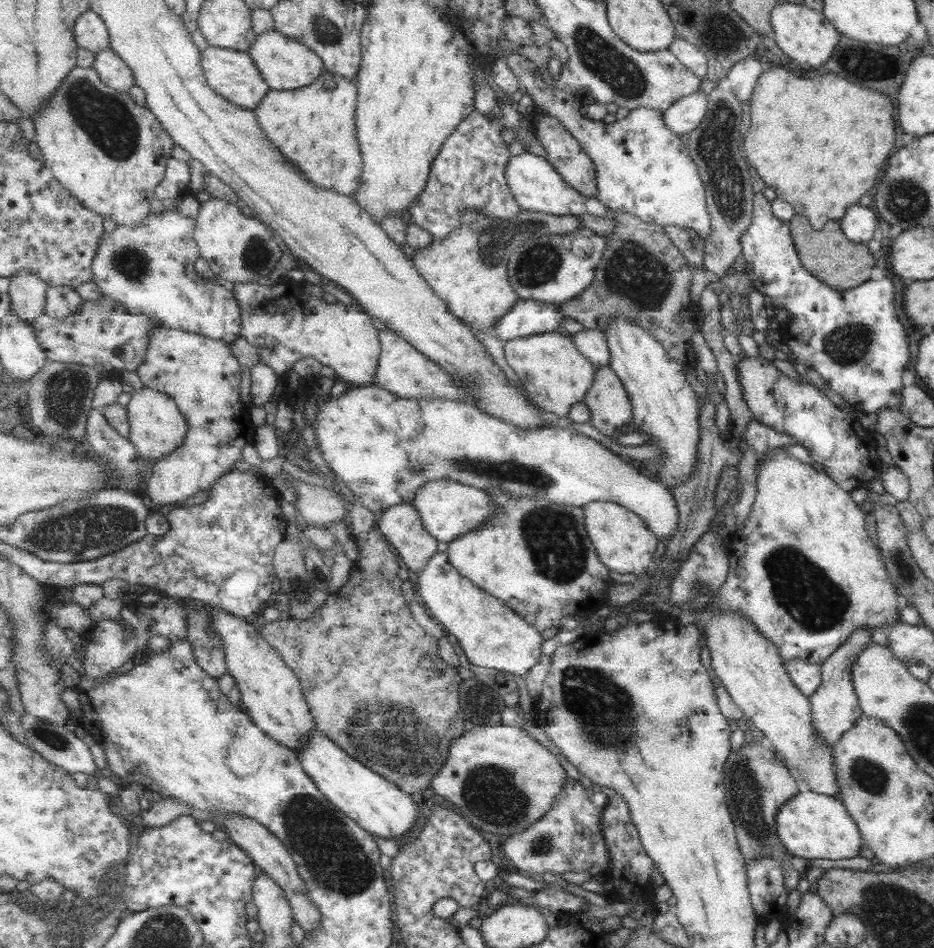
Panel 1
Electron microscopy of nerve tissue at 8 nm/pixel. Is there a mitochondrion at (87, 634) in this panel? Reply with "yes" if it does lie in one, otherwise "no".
no

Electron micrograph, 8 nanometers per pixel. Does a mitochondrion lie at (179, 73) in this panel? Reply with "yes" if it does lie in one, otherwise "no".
no

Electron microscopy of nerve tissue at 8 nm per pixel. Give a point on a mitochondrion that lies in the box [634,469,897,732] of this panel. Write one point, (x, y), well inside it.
(811, 598)

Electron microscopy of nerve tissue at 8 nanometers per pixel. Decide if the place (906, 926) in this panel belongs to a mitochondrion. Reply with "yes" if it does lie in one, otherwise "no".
yes

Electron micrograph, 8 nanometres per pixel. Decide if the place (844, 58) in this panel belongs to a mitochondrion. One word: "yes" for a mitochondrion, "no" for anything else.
no

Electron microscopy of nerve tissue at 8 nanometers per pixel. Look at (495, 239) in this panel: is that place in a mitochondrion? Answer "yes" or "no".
yes

